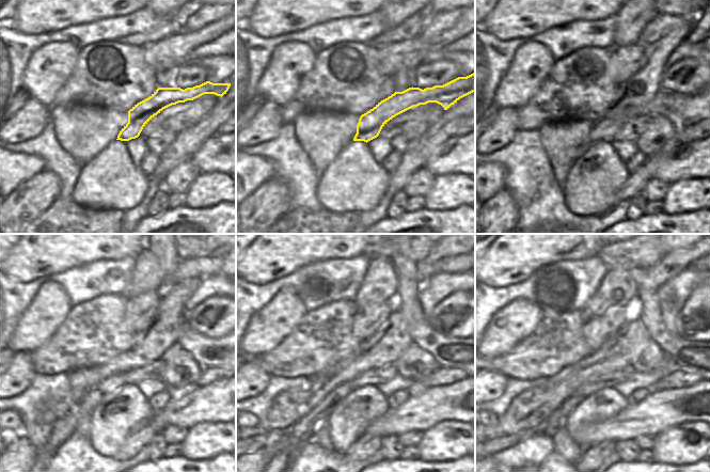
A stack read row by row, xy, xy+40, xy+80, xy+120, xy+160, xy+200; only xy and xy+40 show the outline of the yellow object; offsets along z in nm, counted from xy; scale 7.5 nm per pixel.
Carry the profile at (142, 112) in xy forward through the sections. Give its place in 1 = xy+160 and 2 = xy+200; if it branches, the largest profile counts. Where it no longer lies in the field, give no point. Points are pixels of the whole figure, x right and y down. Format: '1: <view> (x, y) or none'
1: xy+160 (303, 430)
2: xy+200 (531, 451)

